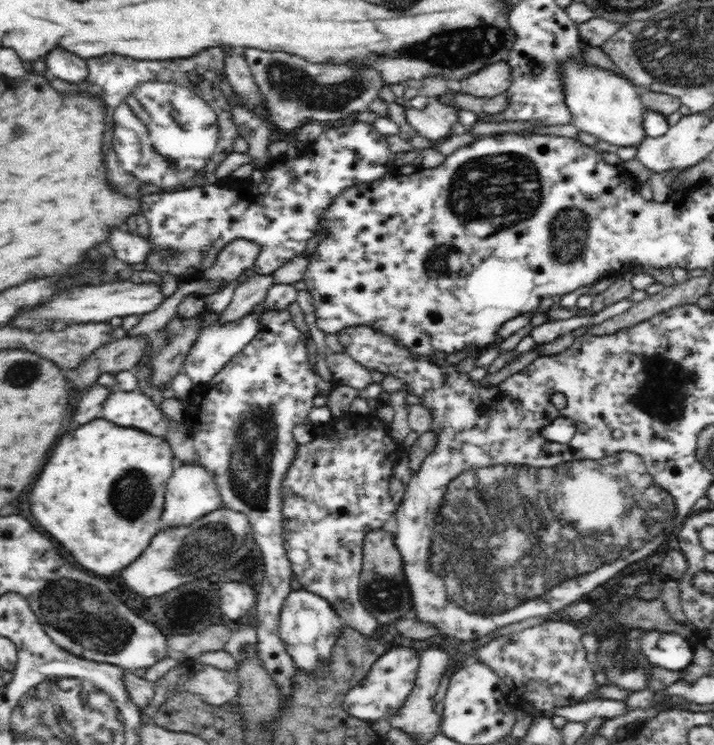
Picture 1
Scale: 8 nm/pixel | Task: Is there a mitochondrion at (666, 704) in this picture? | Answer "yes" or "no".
no

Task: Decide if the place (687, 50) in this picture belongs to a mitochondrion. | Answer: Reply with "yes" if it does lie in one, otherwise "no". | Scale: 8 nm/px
yes

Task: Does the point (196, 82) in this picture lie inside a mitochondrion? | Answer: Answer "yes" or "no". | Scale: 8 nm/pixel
no

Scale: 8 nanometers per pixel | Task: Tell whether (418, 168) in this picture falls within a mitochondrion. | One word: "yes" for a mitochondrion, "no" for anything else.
no

